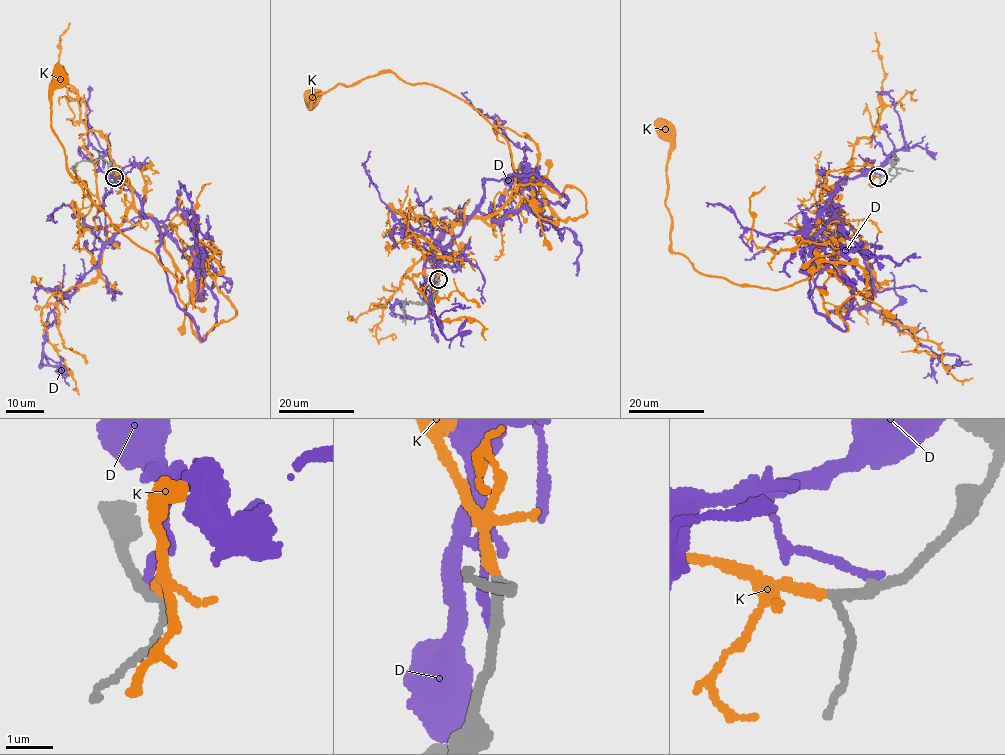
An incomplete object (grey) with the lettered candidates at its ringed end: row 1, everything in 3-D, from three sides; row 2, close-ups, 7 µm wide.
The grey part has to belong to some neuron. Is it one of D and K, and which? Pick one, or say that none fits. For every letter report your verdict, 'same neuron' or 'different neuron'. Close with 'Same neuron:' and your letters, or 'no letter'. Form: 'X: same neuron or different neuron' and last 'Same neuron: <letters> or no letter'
D: different neuron
K: same neuron
Same neuron: K

